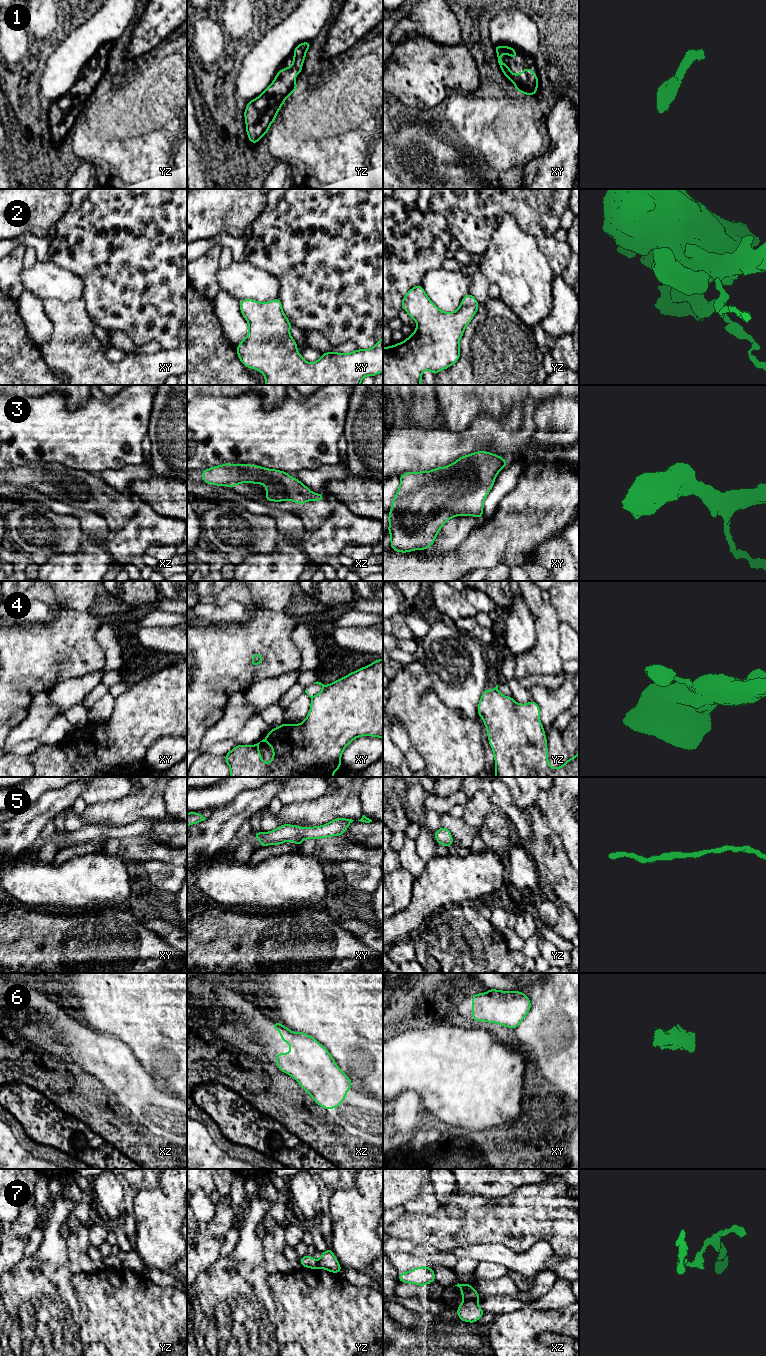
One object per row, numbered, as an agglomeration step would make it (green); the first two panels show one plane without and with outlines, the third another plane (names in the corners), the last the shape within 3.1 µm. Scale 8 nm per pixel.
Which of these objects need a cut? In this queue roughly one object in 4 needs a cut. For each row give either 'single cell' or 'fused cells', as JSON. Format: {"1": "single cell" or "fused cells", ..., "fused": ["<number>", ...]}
{"1": "single cell", "2": "single cell", "3": "single cell", "4": "fused cells", "5": "single cell", "6": "single cell", "7": "fused cells", "fused": ["4", "7"]}

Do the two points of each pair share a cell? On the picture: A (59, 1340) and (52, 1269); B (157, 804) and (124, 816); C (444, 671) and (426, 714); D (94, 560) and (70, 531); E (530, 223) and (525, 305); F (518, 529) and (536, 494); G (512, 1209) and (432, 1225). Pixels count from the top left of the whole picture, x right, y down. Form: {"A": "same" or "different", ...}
{"A": "same", "B": "same", "C": "different", "D": "different", "E": "different", "F": "same", "G": "same"}

